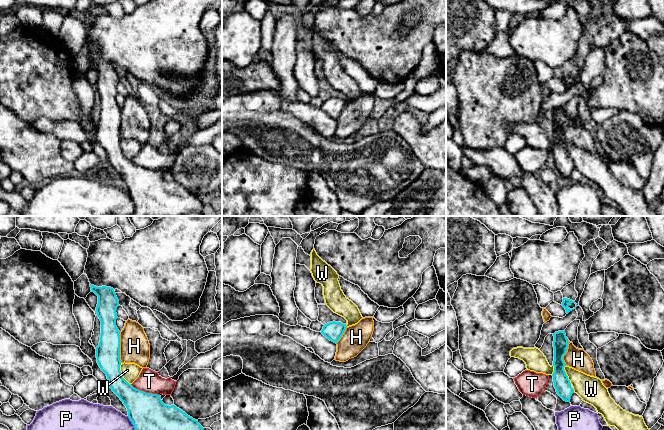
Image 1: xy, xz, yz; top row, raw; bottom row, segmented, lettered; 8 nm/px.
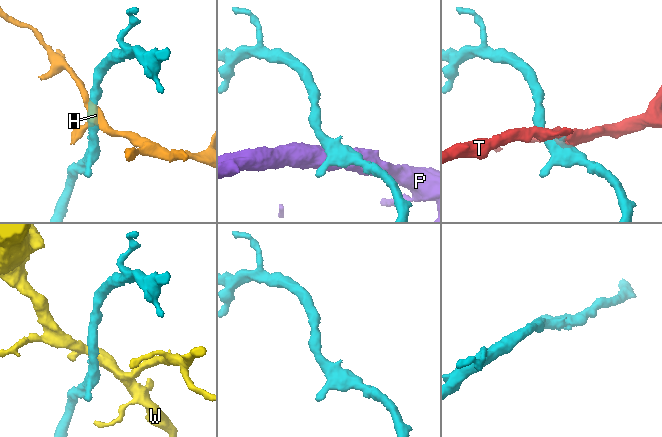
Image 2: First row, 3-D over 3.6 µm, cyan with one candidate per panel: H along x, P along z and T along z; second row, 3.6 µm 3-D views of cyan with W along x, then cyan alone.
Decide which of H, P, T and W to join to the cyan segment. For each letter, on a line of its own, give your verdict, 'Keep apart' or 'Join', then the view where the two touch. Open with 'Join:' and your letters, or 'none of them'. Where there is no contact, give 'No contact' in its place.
Join: none of them
H: Keep apart. Touches cyan in xy
P: Keep apart. Touches cyan in xy
T: Keep apart. Touches cyan in xy
W: Keep apart. Touches cyan in xy

